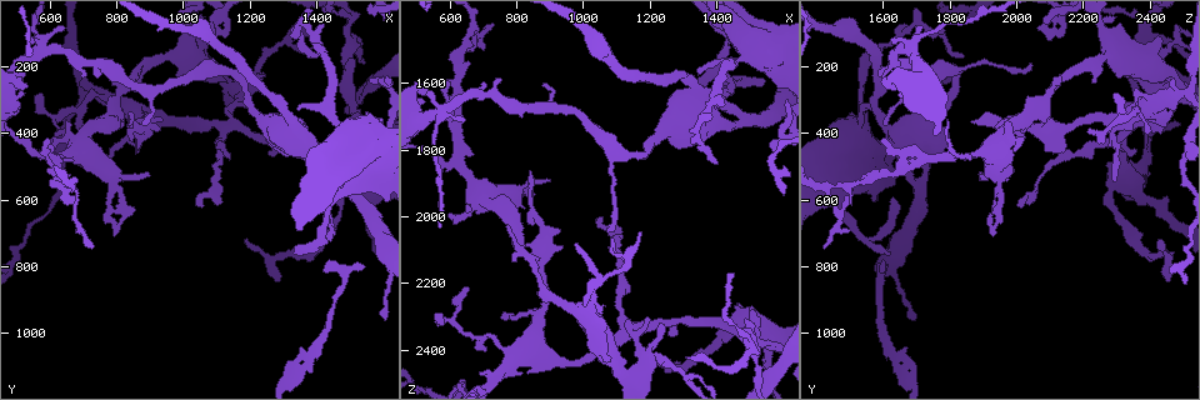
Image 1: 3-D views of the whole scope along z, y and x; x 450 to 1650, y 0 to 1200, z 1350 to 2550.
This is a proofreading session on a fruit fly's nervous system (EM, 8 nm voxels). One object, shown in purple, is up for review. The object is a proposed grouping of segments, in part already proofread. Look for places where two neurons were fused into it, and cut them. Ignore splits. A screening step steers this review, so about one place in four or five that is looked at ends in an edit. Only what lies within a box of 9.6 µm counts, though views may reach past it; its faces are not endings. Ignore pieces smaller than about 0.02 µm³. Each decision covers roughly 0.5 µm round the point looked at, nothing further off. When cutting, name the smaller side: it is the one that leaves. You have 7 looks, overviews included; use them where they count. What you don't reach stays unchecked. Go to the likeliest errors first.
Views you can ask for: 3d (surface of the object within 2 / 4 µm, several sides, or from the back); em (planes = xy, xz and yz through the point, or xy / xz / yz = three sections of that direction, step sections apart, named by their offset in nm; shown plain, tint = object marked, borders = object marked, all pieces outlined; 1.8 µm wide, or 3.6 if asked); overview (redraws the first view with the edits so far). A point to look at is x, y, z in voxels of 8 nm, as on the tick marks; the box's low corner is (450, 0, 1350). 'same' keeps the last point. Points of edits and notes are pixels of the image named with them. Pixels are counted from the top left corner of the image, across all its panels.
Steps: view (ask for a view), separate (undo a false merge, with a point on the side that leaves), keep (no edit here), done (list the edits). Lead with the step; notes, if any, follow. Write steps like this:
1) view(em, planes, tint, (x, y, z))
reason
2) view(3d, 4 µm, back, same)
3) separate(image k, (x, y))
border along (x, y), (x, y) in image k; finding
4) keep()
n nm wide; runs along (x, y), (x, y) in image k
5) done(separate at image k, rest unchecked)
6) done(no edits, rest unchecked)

view(em, planes, borders, (590, 480, 1830))
arms part here

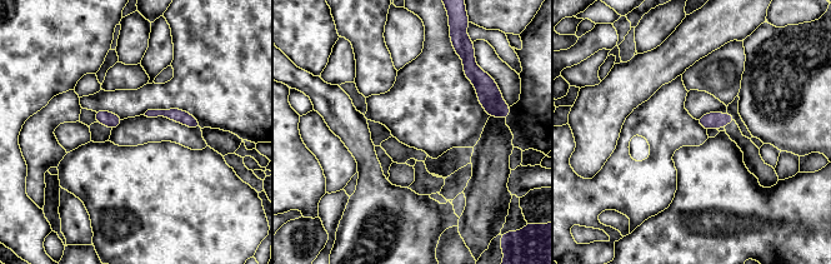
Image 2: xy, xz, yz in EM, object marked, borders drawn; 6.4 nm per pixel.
keep()
all the same neuron

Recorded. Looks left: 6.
view(3d, 4 µm, (1500, 140, 2350))

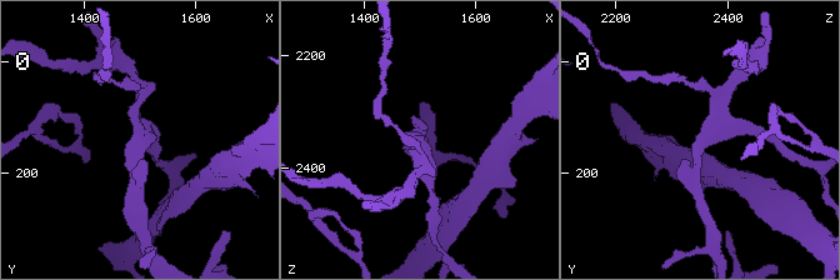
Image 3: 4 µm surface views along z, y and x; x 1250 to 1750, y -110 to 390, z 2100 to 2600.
view(em, 3.6 µm, planes, plain, (1490, 145, 2340))
3 arms

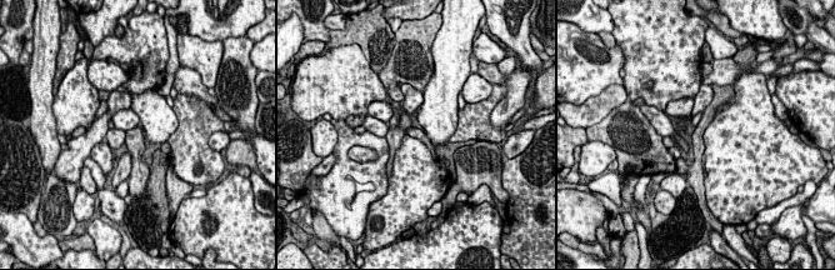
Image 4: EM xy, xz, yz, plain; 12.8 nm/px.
view(em, 3.6 µm, planes, tint, same)

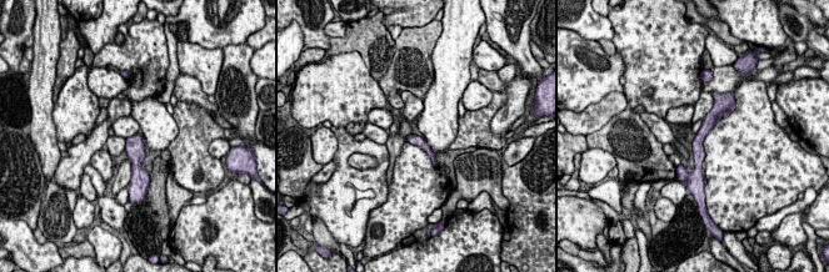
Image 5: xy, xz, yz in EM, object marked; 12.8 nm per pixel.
keep()
one neuron here

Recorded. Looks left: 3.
view(3d, 4 µm, (830, 650, 1910))

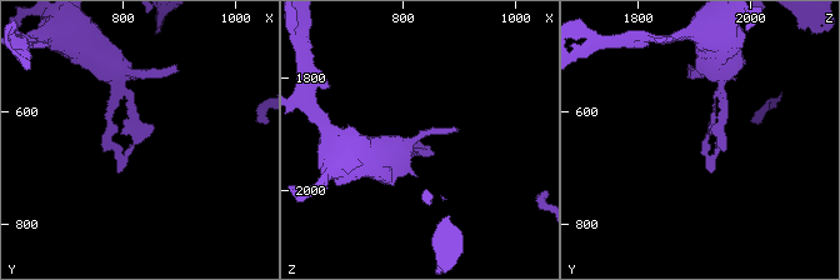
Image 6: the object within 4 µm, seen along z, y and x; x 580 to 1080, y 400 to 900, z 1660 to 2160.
view(em, planes, tint, (825, 655, 1915))

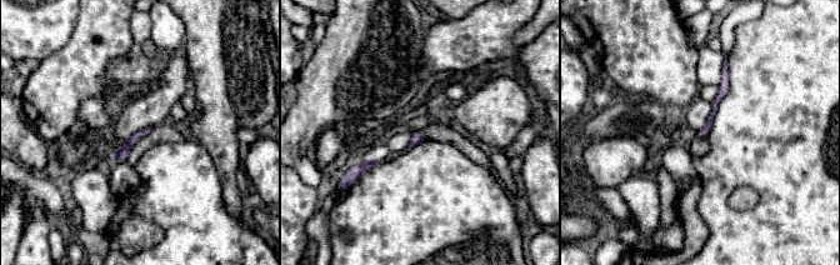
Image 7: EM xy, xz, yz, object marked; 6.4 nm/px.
keep()
70 nm wide; runs along (725, 71), (723, 93), (700, 135) in image 7; continuous, no second neuron

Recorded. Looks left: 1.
done(no edits, rest unchecked)

